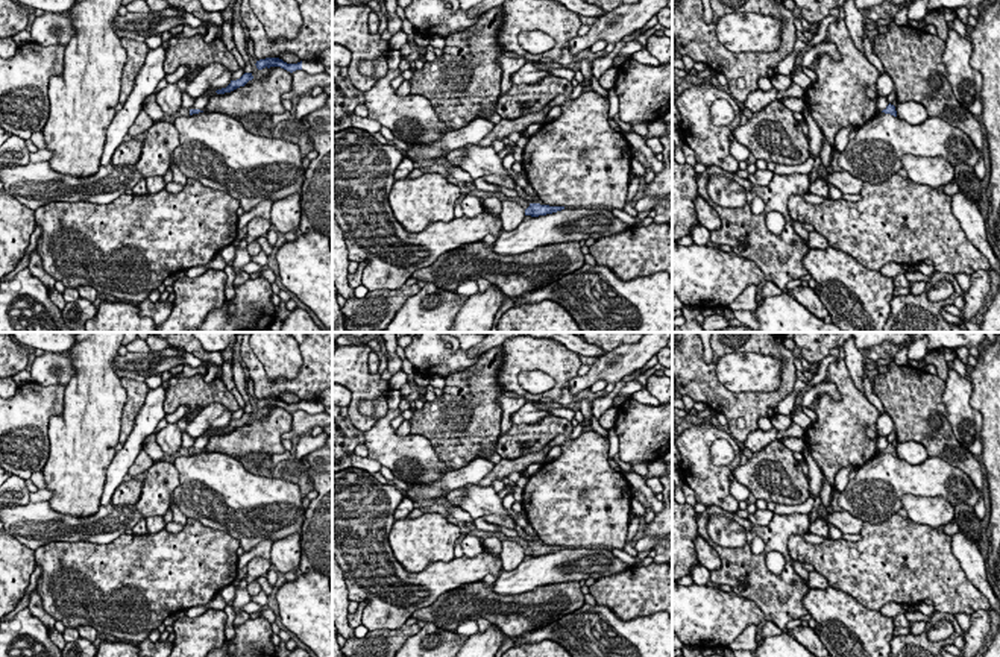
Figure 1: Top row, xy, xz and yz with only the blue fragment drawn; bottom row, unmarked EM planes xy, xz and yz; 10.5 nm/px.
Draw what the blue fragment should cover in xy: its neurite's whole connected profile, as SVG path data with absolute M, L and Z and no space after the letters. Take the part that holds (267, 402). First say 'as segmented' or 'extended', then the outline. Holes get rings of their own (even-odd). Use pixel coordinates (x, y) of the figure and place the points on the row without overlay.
extended | M266 398L266 399L259 399L256 401L256 408L263 410L263 408L270 408L270 407L281 407L290 413L296 411L296 410L303 410L308 414L319 414L319 413L325 413L325 405L320 401L300 401L297 404L287 404L279 398Z

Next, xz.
extended | M528 523L525 528L525 533L531 536L531 543L530 546L525 549L525 555L531 555L531 557L539 557L539 555L546 555L546 554L552 554L557 551L564 549L564 546L549 546L545 545L539 536L536 534L534 528Z

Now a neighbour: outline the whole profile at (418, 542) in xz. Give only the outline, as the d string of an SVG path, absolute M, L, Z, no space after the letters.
M425 513L416 519L395 520L388 543L405 571L420 572L432 561L451 561L460 536L460 527L445 516Z

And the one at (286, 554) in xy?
M300 533L272 543L270 563L276 572L287 574L300 566Z

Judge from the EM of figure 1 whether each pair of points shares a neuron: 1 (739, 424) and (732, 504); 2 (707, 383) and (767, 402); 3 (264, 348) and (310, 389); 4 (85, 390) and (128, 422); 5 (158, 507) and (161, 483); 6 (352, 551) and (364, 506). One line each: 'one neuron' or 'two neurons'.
1: two neurons
2: one neuron
3: two neurons
4: two neurons
5: one neuron
6: one neuron

